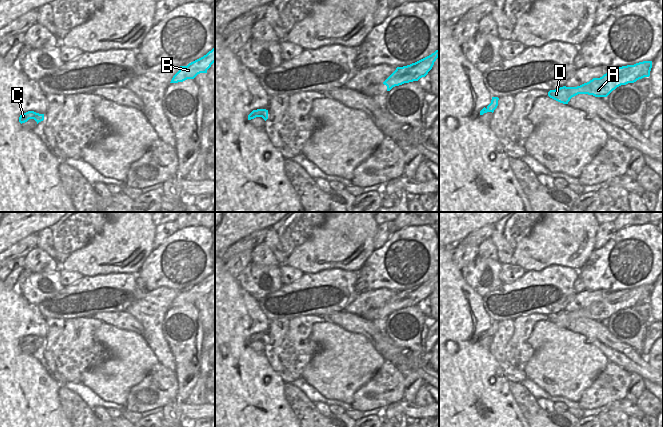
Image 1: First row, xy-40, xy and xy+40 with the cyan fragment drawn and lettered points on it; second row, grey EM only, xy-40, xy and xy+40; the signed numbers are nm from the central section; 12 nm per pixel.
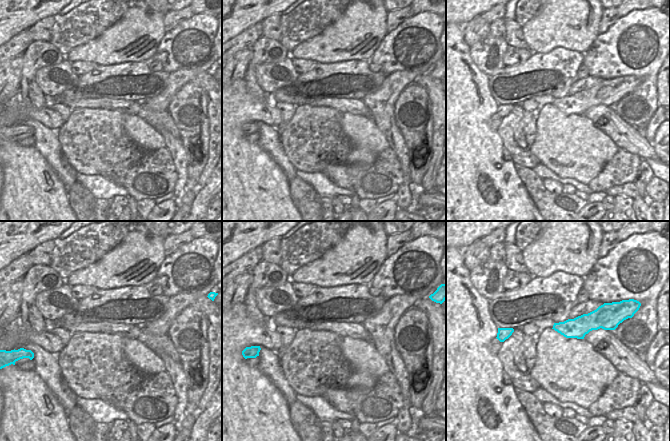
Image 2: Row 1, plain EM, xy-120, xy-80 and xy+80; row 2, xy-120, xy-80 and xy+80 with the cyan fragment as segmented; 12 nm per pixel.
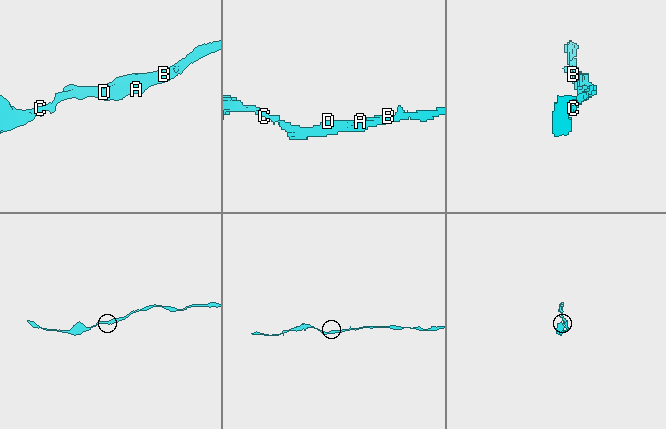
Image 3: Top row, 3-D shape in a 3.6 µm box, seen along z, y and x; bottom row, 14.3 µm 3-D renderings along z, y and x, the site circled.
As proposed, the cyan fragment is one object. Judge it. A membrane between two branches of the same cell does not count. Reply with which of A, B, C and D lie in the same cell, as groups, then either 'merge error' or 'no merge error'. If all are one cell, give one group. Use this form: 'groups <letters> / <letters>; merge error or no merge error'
groups A B C D; no merge error

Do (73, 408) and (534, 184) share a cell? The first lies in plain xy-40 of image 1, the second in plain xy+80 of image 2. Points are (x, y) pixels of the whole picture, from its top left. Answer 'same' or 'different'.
same

